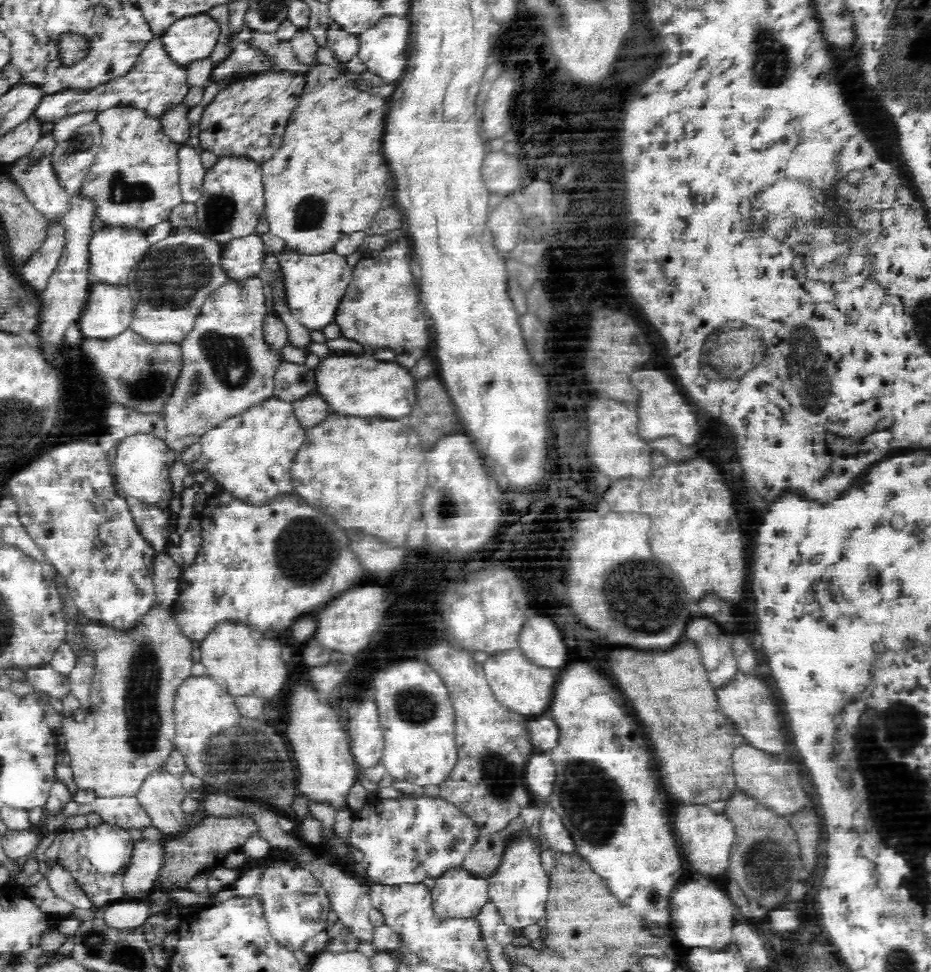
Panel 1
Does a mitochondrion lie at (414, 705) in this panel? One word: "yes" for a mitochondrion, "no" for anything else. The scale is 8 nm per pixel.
yes

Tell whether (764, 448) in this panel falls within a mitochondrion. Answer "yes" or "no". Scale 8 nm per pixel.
no

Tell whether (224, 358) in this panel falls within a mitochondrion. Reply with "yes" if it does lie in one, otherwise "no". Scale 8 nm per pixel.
yes

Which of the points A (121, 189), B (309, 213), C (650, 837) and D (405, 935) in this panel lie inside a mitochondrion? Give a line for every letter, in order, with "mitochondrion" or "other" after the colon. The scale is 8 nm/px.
A: mitochondrion
B: mitochondrion
C: other
D: other

